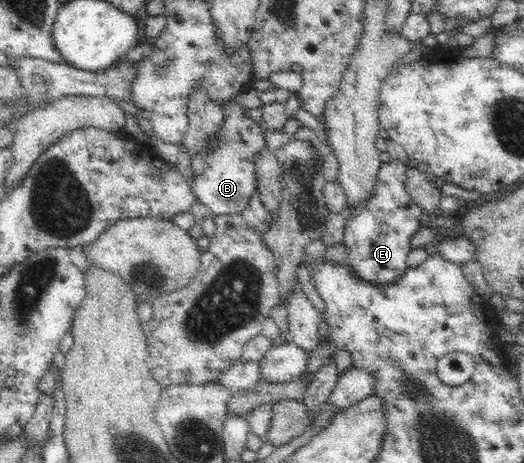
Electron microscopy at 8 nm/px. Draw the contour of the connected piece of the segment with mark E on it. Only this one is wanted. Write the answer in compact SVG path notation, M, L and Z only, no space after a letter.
M391 160L387 164L382 164L379 170L378 177L376 178L375 190L371 195L371 198L368 198L362 205L358 206L358 209L353 210L349 215L345 228L345 236L343 238L343 246L349 250L349 261L346 262L346 265L352 270L355 274L358 274L363 280L367 282L372 282L373 284L391 284L397 280L397 277L403 276L405 271L408 269L407 266L407 254L412 249L410 245L411 238L417 233L417 230L420 230L426 224L426 213L421 210L421 207L416 202L411 200L410 194L405 190L405 179L406 171L408 168L404 164L400 164L399 160Z

